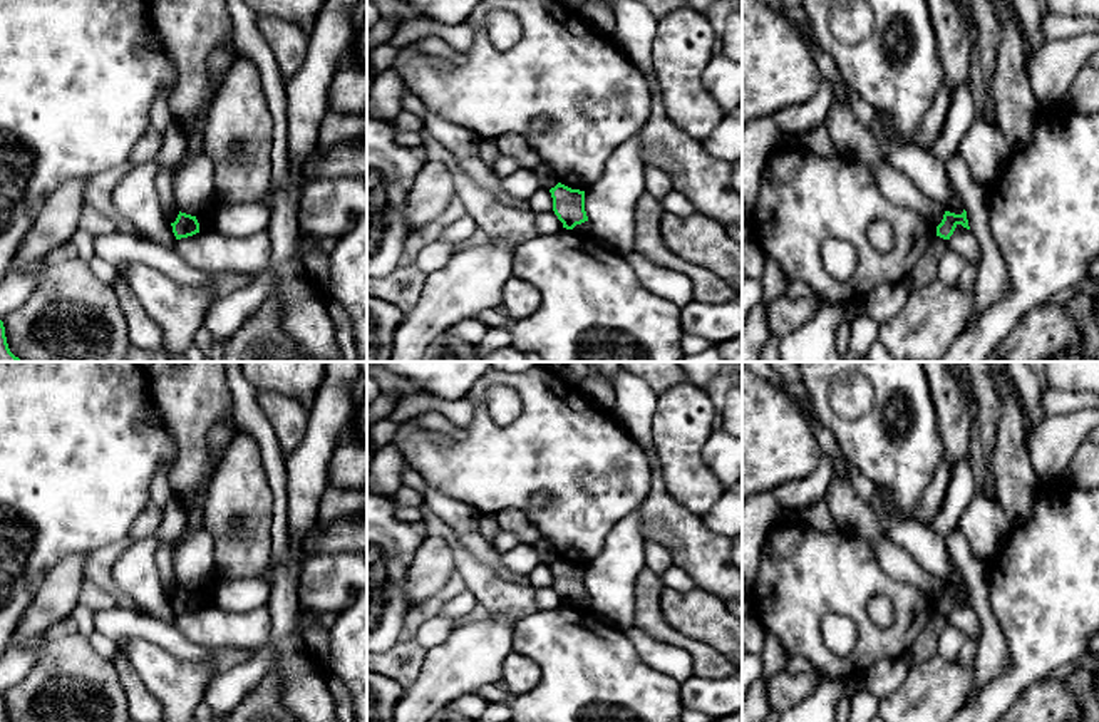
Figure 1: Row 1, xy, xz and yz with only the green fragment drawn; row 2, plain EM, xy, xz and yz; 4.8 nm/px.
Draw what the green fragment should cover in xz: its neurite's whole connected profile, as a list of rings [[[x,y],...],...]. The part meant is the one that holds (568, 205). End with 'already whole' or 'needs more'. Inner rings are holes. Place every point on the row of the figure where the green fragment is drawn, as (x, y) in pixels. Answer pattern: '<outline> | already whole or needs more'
[[[561,183],[550,189],[553,211],[563,223],[563,228],[573,229],[576,224],[588,221],[585,211],[585,191],[571,189]]] | already whole

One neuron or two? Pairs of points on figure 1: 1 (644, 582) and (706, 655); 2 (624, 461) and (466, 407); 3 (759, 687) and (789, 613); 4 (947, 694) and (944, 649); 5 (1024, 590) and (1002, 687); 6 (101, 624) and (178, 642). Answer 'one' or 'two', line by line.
1: one
2: two
3: two
4: two
5: one
6: one

